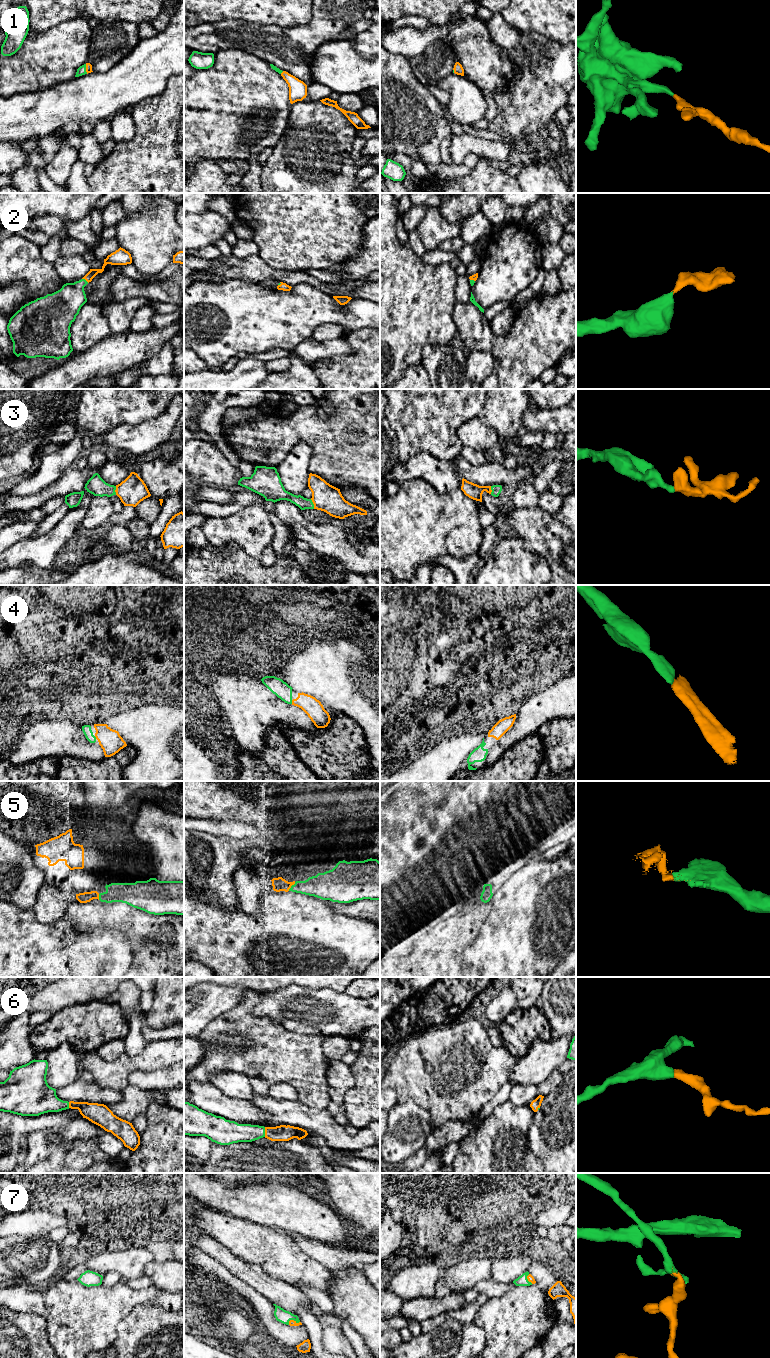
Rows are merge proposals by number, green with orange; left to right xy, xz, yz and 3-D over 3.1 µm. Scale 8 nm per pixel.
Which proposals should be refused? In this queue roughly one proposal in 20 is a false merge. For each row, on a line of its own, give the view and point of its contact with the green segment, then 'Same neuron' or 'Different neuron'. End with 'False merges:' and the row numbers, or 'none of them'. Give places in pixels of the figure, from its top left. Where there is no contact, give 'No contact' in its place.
1: Touches green at xy (85, 69). Same neuron
2: Touches green at xy (84, 279). Same neuron
3: Touches green at xz (313, 504). Same neuron
4: Touches green at xz (291, 702). Same neuron
5: Touches green at xz (291, 886). Same neuron
6: Touches green at xz (264, 1132). Same neuron
7: Touches green at xz (292, 1319). Same neuron
False merges: none of them

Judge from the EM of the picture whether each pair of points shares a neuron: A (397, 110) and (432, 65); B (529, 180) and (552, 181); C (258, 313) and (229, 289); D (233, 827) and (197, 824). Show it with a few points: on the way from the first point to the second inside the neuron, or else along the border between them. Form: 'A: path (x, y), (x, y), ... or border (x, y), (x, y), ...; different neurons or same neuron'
A: border (408, 60), (413, 75), (427, 87); different neurons
B: path (535, 180), (546, 181); same neuron
C: path (251, 311), (236, 296); same neuron
D: path (224, 827), (206, 825); same neuron

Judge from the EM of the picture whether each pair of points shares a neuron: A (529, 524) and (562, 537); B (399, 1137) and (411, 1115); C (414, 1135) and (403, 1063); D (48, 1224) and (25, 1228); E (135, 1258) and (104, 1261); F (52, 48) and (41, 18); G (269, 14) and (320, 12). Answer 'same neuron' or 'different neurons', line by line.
A: same neuron
B: same neuron
C: different neurons
D: same neuron
E: same neuron
F: different neurons
G: different neurons

